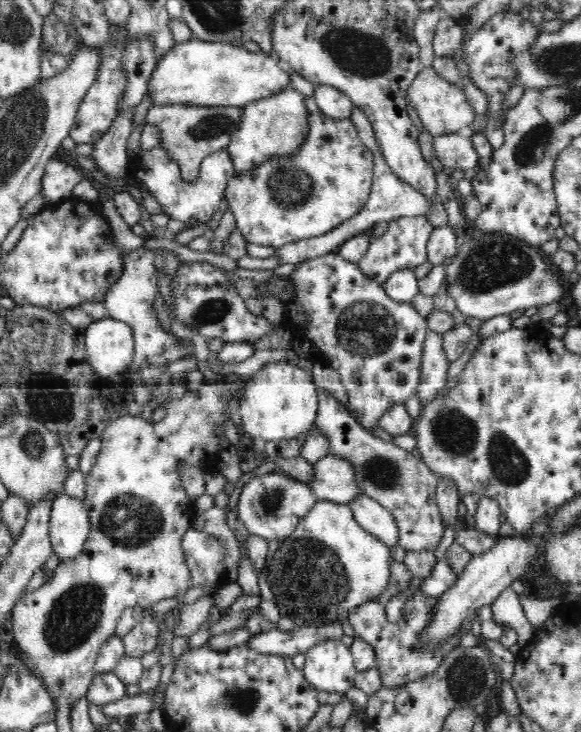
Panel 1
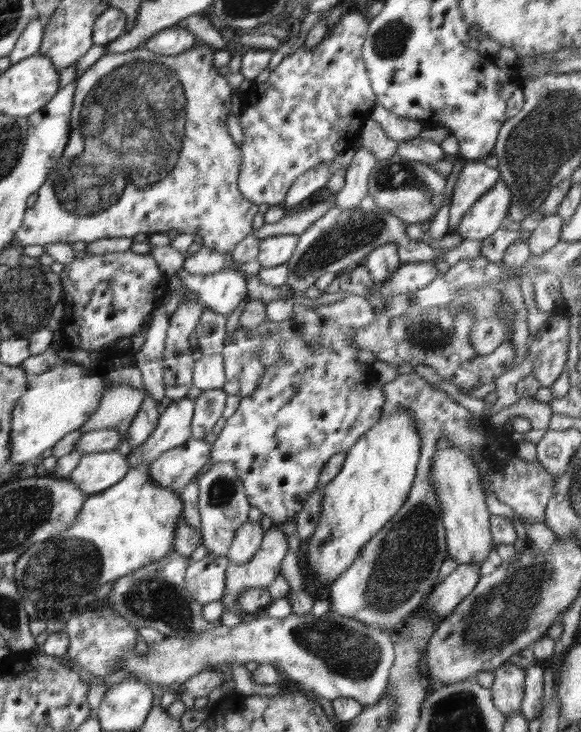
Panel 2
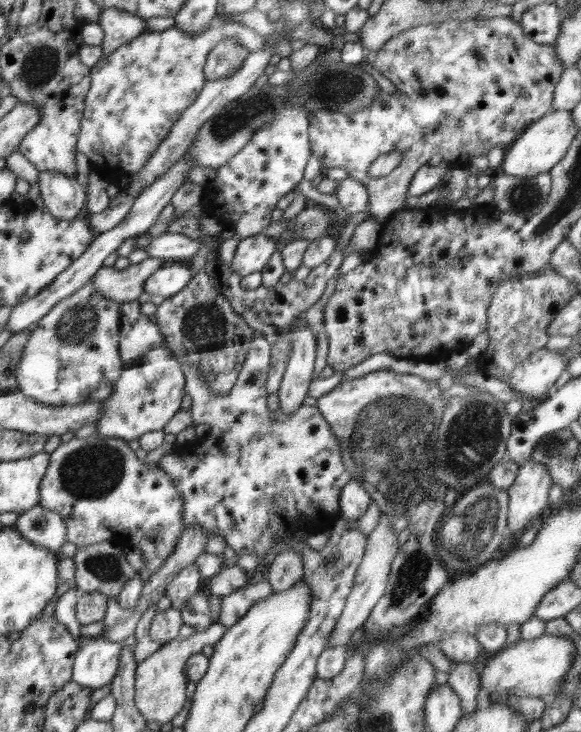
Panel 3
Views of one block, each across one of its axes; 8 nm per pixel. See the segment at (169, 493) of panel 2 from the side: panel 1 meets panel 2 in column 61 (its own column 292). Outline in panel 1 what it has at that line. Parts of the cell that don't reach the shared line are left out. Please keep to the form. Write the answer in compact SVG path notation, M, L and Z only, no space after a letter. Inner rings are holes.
M317 501L290 536L268 540L266 564L259 574L260 595L263 600L276 603L281 616L291 618L296 627L344 621L360 604L376 600L388 588L390 560L390 547L356 522L349 504Z

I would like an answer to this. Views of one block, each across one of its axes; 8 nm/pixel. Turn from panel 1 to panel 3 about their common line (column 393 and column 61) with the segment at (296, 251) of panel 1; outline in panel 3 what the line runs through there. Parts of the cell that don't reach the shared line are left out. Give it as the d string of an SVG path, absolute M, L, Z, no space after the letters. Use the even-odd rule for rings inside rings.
M39 172L37 181L45 208L54 218L72 220L82 212L86 193L77 177L60 172Z

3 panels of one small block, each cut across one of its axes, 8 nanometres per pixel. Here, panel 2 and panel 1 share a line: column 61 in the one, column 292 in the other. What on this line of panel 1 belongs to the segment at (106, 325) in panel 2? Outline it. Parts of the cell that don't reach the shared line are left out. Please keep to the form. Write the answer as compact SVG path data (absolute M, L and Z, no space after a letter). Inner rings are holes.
M337 251L296 265L296 270L289 277L291 287L294 287L294 299L291 302L306 313L308 322L301 327L302 331L293 322L283 321L281 325L294 333L293 338L309 340L312 346L318 348L323 362L338 372L340 381L348 391L350 414L357 423L365 430L379 426L379 419L392 406L405 404L417 394L425 336L429 331L427 320L415 311L411 302L392 300L383 284L374 282L357 264L344 260Z

